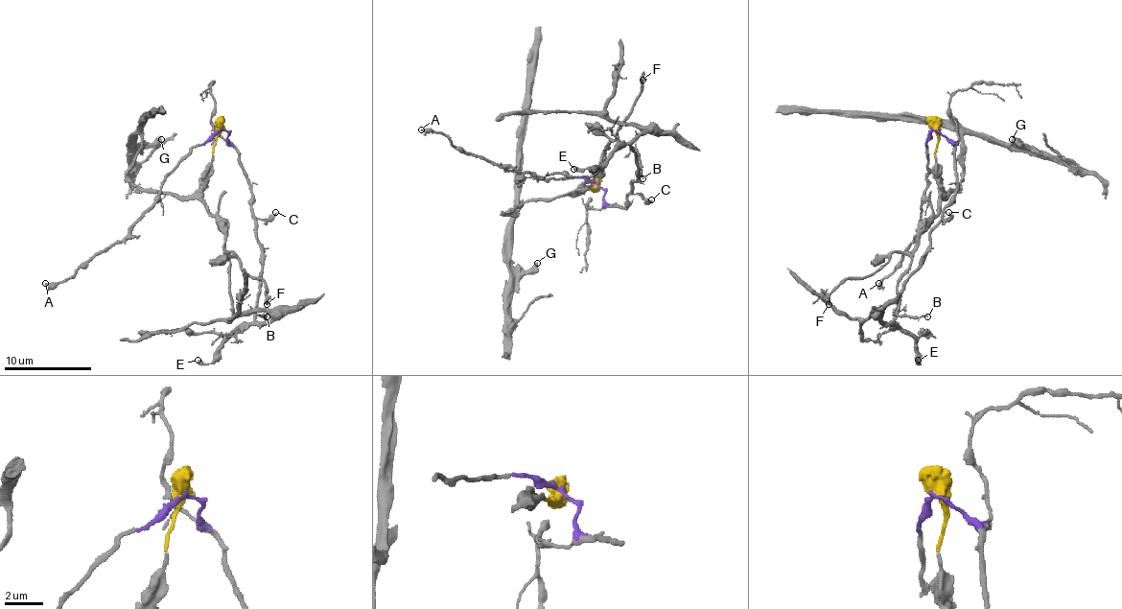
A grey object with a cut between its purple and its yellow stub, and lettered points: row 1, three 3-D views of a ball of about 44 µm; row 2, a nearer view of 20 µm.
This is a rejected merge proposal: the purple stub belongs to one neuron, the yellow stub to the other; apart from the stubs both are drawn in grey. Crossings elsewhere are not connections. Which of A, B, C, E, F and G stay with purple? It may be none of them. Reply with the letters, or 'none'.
A, B, C, E

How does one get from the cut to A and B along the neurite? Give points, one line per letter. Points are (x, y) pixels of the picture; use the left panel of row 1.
A: (222, 128), (206, 141), (196, 145), (165, 178), (160, 198), (121, 242), (90, 257), (68, 278), (44, 283)
B: (222, 128), (239, 154), (249, 191), (261, 259), (256, 312), (261, 316), (268, 316)

